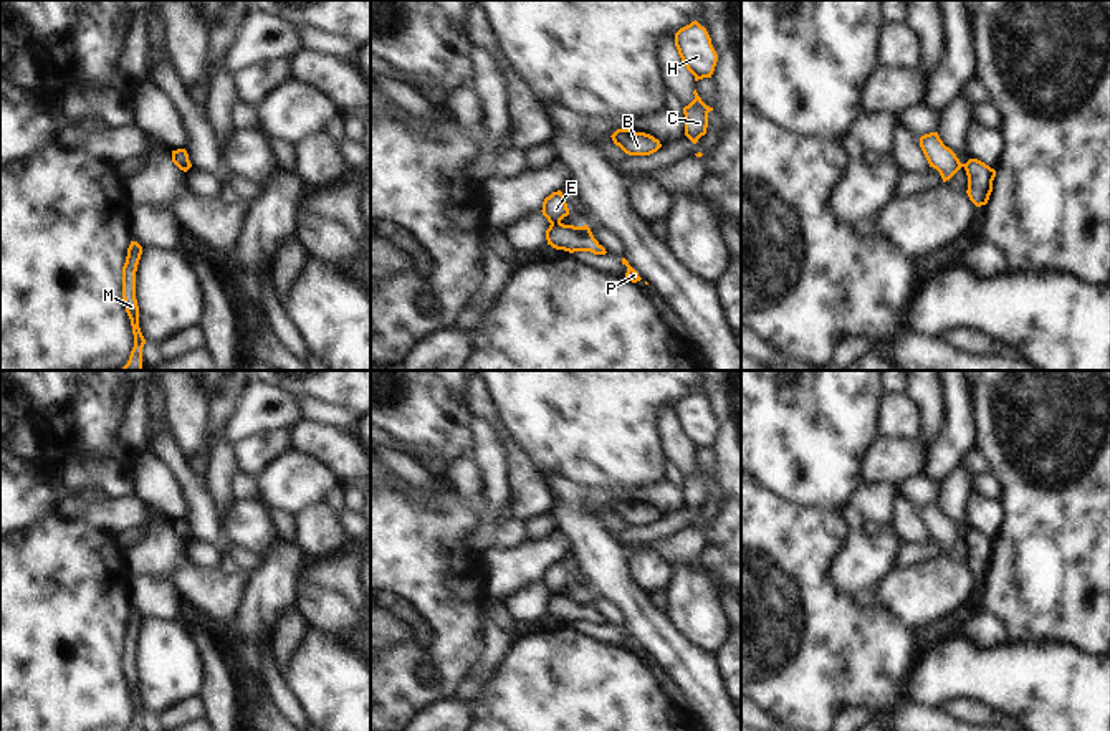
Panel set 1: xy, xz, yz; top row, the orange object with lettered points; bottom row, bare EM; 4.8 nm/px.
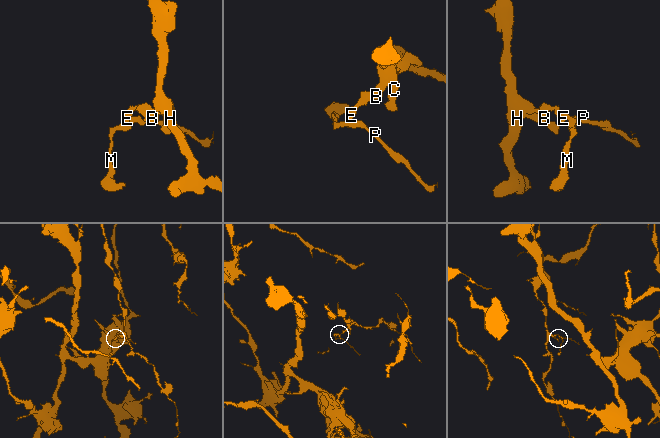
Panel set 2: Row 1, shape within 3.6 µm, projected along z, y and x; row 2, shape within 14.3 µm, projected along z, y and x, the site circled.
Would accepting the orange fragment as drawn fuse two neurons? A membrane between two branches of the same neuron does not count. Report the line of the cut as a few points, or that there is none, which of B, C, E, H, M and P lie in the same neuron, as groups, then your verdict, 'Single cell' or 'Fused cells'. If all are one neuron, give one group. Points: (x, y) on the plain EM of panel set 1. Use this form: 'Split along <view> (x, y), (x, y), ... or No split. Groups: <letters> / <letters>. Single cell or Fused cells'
Split along xz (559, 592), (551, 596). Groups: B C E H / M P. Fused cells.

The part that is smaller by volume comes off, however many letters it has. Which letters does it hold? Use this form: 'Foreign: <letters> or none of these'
Foreign: M, P

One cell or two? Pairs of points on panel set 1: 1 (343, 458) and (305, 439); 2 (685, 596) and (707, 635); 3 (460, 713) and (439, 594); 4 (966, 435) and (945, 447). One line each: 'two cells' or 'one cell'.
1: one cell
2: one cell
3: two cells
4: one cell

